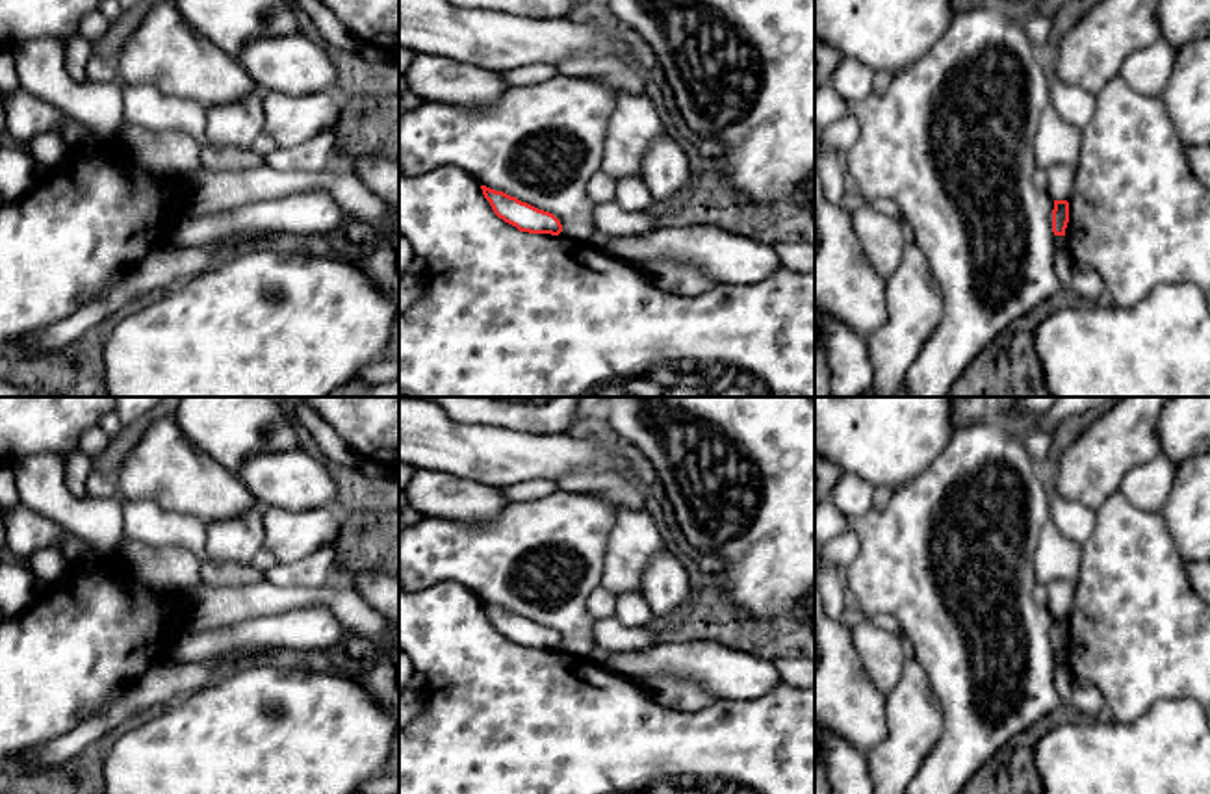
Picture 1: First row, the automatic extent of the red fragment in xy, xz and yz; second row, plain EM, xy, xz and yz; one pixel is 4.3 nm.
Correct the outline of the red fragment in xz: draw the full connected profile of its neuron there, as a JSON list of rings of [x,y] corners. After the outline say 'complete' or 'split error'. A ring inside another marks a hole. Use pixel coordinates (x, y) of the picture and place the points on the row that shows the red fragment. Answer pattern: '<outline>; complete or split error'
[[[481,186],[481,189],[494,213],[505,223],[516,226],[520,232],[551,236],[559,236],[562,232],[562,224],[553,213],[538,210],[518,200],[516,197],[490,189],[486,186]]]; complete

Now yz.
[[[1054,200],[1054,210],[1052,210],[1054,236],[1065,236],[1067,223],[1069,223],[1069,202],[1067,200]]]; complete

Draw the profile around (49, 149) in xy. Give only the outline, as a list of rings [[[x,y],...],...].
[[[43,132],[35,135],[26,148],[35,160],[35,165],[45,173],[58,169],[69,150],[58,132]]]

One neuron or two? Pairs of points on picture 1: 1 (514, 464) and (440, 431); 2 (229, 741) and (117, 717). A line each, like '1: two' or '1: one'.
1: one
2: two

